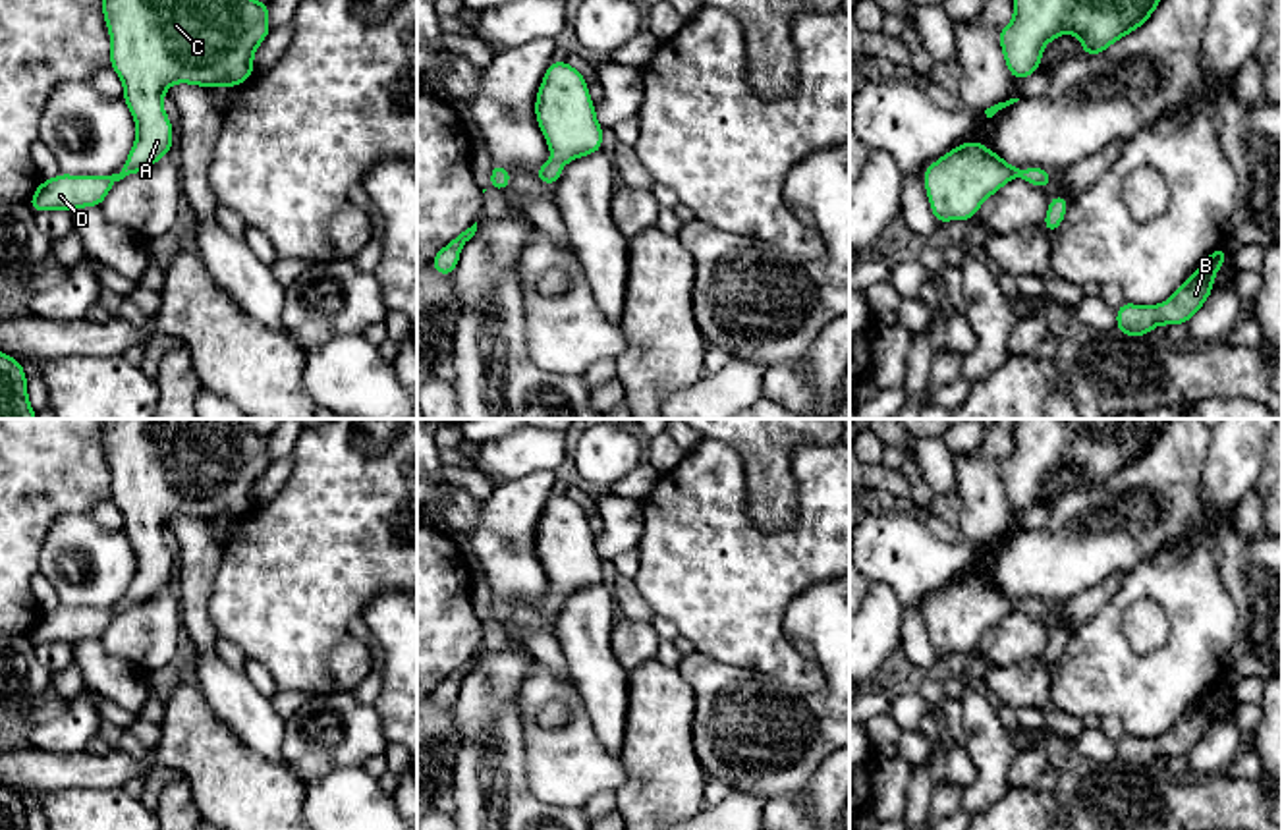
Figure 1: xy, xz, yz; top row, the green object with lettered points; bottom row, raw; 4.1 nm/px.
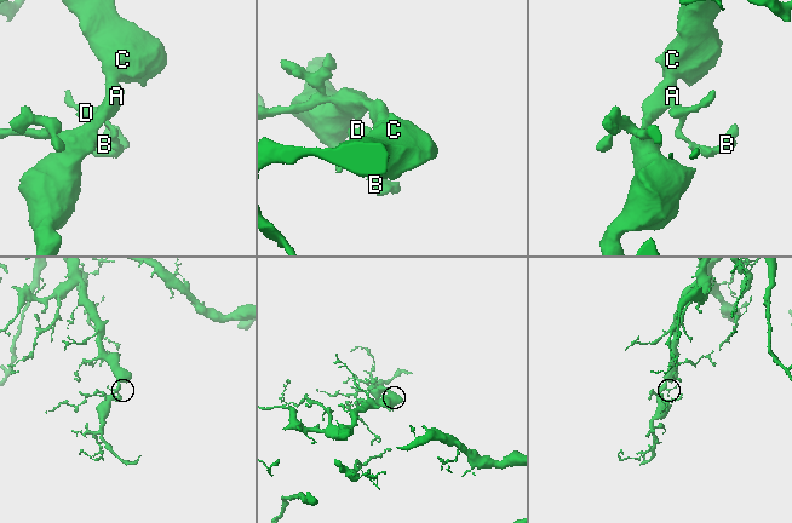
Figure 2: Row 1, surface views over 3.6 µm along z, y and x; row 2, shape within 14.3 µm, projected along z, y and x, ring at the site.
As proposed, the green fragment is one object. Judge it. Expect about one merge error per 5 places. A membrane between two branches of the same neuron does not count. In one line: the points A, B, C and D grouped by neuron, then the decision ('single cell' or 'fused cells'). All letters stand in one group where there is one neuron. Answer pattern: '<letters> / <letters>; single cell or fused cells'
A B C D; single cell

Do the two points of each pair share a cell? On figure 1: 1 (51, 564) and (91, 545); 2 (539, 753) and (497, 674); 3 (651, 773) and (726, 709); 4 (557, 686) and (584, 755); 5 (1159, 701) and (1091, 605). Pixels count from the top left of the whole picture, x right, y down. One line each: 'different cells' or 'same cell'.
1: same cell
2: different cells
3: different cells
4: same cell
5: different cells

